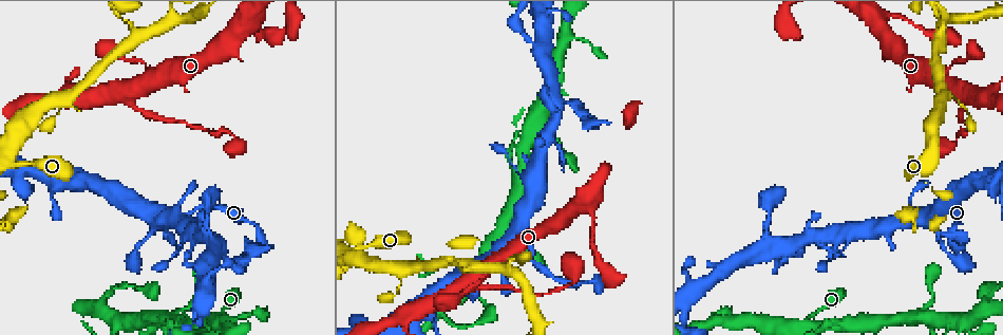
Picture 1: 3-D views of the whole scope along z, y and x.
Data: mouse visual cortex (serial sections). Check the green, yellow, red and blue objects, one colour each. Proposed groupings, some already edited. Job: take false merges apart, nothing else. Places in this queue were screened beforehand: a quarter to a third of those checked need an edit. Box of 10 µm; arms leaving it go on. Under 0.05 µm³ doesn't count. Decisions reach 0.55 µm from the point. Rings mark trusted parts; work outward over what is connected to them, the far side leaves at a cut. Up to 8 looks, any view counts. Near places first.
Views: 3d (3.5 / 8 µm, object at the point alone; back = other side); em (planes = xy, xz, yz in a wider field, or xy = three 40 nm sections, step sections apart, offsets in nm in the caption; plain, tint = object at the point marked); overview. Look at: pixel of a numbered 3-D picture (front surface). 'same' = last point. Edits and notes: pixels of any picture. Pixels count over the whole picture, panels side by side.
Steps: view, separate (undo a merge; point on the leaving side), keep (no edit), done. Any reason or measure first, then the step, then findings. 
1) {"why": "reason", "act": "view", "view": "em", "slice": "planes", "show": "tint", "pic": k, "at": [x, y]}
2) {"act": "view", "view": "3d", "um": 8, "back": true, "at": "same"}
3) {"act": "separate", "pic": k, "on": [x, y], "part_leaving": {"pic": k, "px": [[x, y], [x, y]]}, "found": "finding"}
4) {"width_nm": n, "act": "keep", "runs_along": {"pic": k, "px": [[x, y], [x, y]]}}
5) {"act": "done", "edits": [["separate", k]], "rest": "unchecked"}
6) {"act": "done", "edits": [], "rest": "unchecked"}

{"why": "a narrow waist", "act": "view", "view": "3d", "um": 3.5, "pic": 1, "at": [559, 108]}

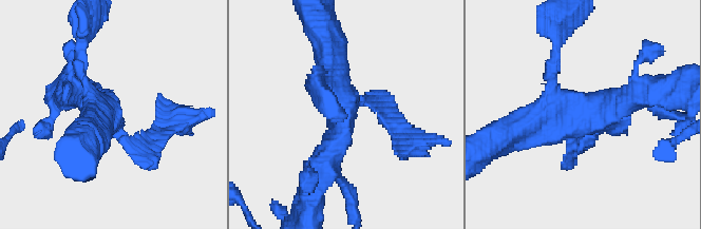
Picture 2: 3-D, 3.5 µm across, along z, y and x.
{"arms": 4, "arm_widths_nm": [150, 150, 400, 400], "act": "view", "view": "em", "slice": "xy", "step": 3, "show": "tint", "pic": 2, "at": [579, 119]}

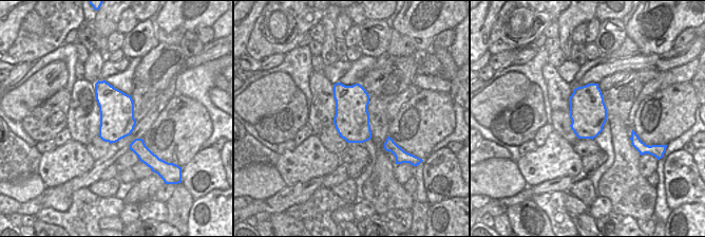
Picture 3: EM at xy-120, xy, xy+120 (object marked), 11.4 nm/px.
{"act": "separate", "pic": 2, "on": [156, 136], "part_leaving": {"pic": 2, "px": [[121, 136], [173, 130], [164, 103]]}, "found": "a second cell is stuck on"}

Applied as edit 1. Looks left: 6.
{"why": "three arms meet", "act": "view", "view": "3d", "um": 3.5, "pic": 1, "at": [62, 96]}

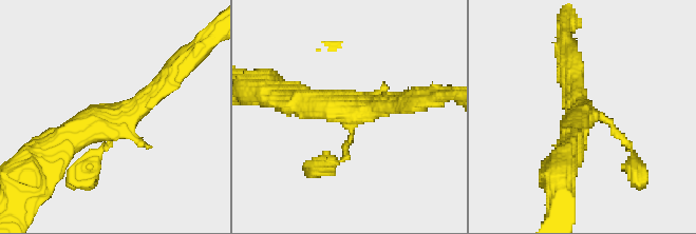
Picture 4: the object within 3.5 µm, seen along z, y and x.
{"act": "view", "view": "em", "slice": "planes", "show": "tint", "pic": 4, "at": [583, 117]}

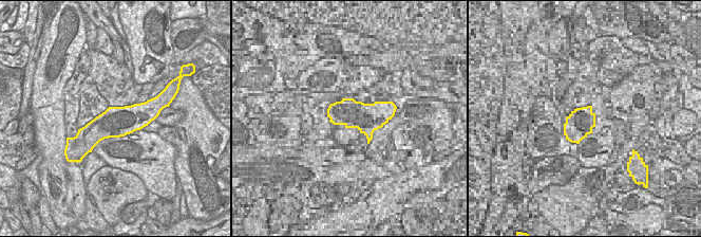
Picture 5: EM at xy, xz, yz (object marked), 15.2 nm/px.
{"act": "view", "view": "em", "slice": "xy", "step": 5, "show": "tint", "at": "same"}

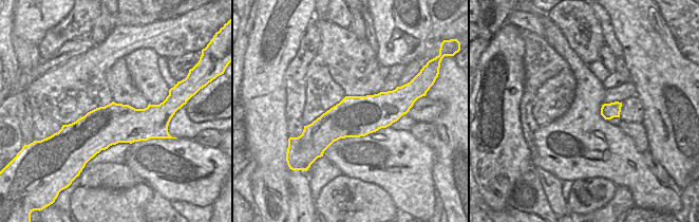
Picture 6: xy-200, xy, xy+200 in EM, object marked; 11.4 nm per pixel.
{"act": "keep", "runs_along": {"pic": 4, "px": [[53, 154], [169, 76]]}, "found": "all the same cell"}

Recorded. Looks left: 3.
{"why": "looks like a crossing", "act": "view", "view": "3d", "um": 3.5, "back": true, "pic": 1, "at": [429, 314]}

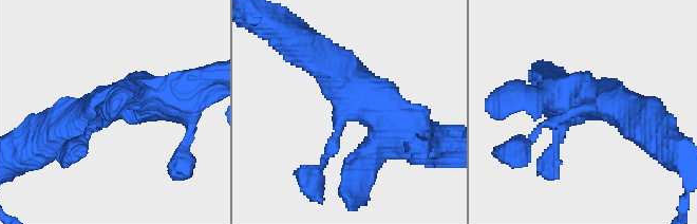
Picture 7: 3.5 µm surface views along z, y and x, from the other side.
{"arms": 4, "arm_widths_nm": [150, 350, 500, 600], "why": "need the tissue", "act": "view", "view": "em", "slice": "xy", "step": 2, "show": "tint", "pic": 7, "at": [348, 110]}

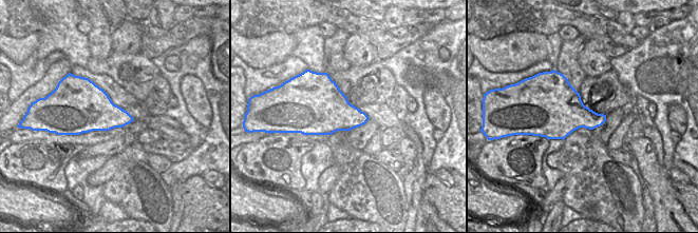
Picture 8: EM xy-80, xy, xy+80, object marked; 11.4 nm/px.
{"act": "keep", "runs_along": {"pic": 7, "px": [[311, 50], [372, 110], [420, 140]]}, "found": "one cell here"}

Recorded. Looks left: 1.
{"act": "done", "edits": [["separate", 2]], "rest": "unchecked"}

